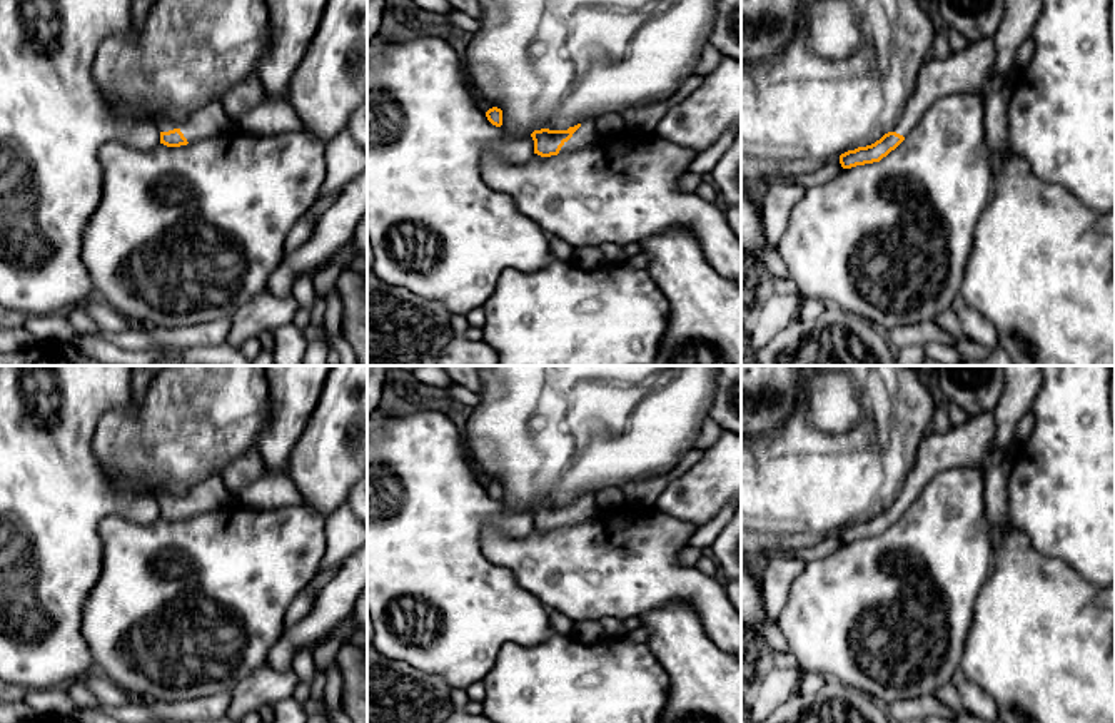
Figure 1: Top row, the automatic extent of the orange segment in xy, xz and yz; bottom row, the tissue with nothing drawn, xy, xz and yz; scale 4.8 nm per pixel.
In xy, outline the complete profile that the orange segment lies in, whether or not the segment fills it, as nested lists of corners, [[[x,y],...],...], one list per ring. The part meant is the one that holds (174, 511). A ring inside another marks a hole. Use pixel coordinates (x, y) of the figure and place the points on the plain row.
[[[210,476],[184,493],[159,486],[155,498],[160,504],[160,518],[167,521],[180,521],[189,516],[222,509],[235,501],[220,476]]]

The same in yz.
[[[991,412],[970,417],[948,432],[925,436],[916,446],[916,458],[910,468],[895,503],[871,519],[858,521],[840,529],[843,543],[880,536],[895,524],[920,498],[925,486],[941,471],[953,468],[986,469],[990,446],[996,434]]]

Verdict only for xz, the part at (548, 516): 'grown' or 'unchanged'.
grown

